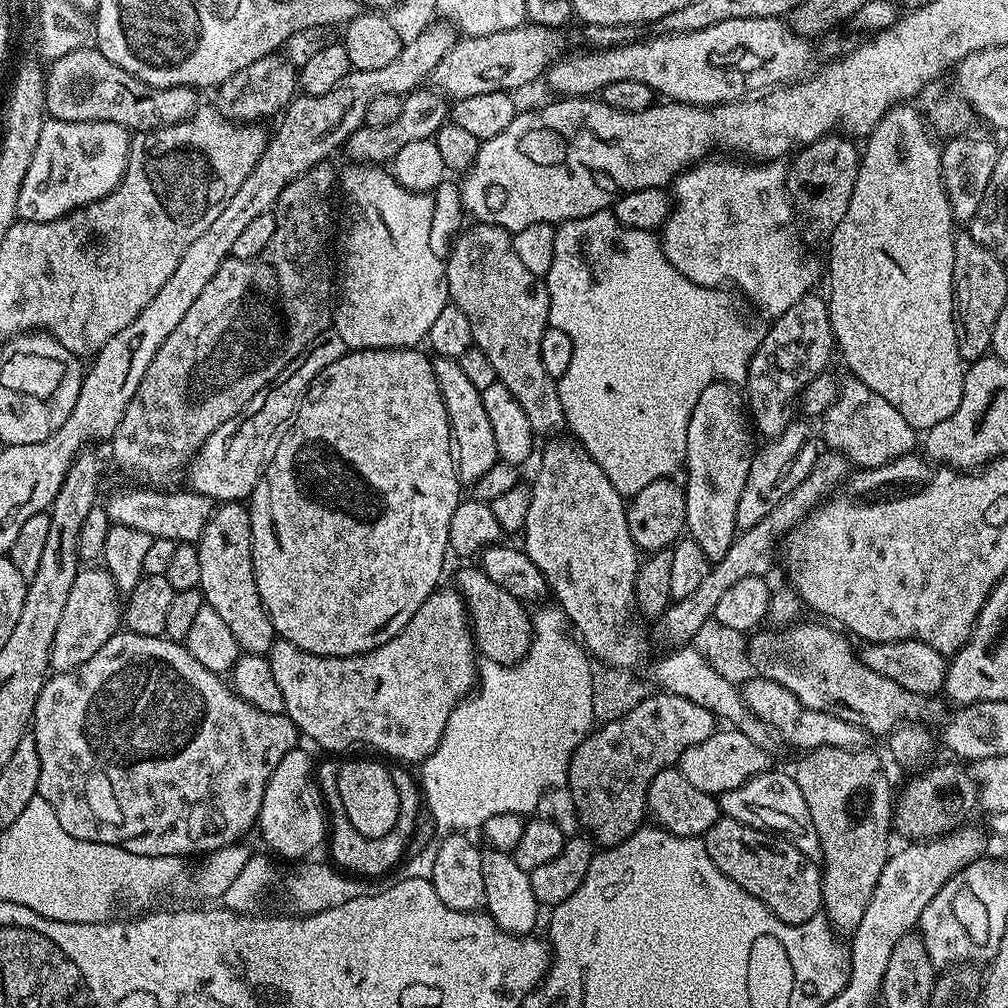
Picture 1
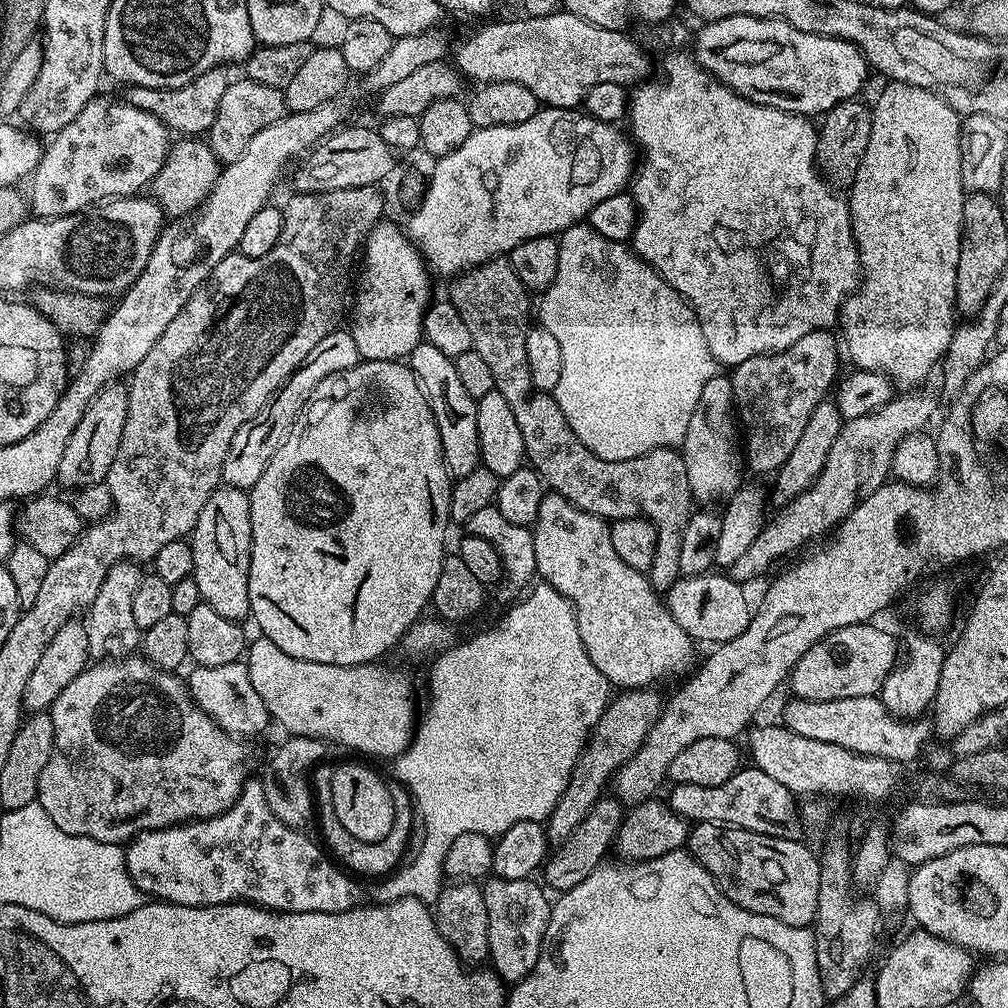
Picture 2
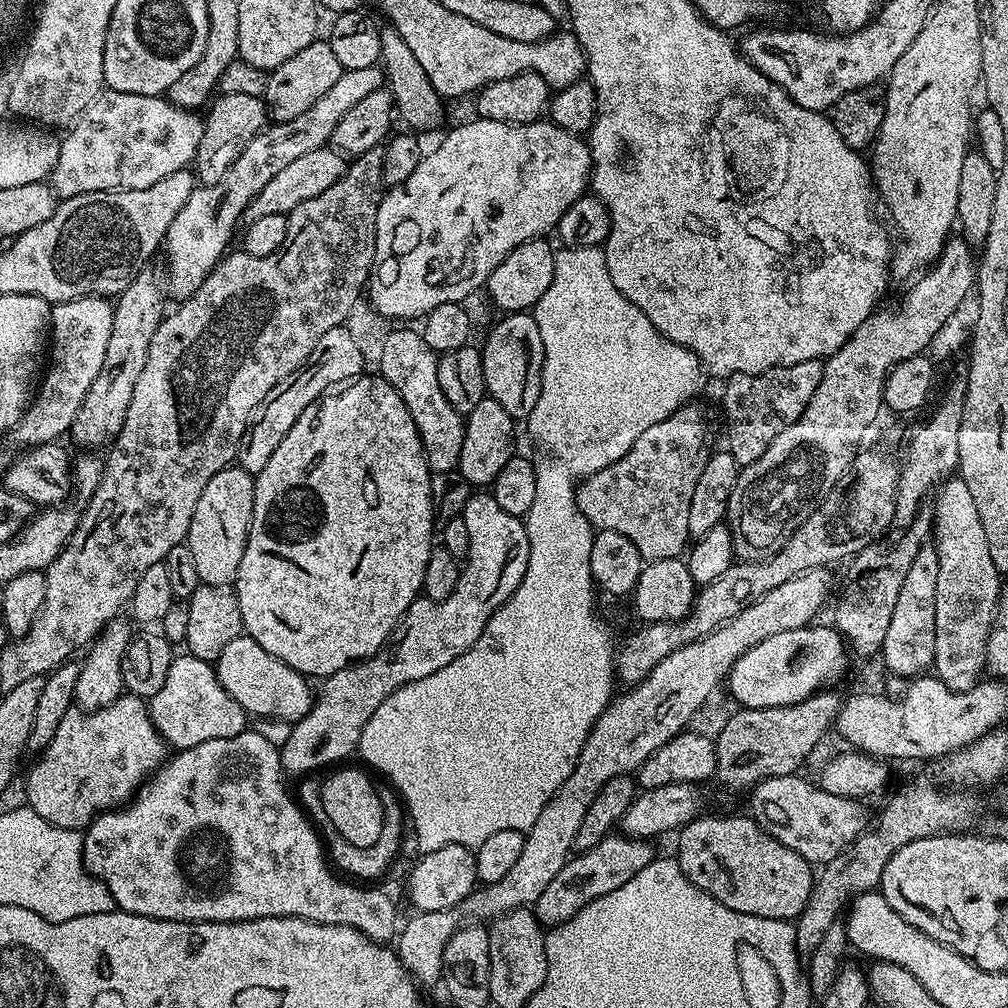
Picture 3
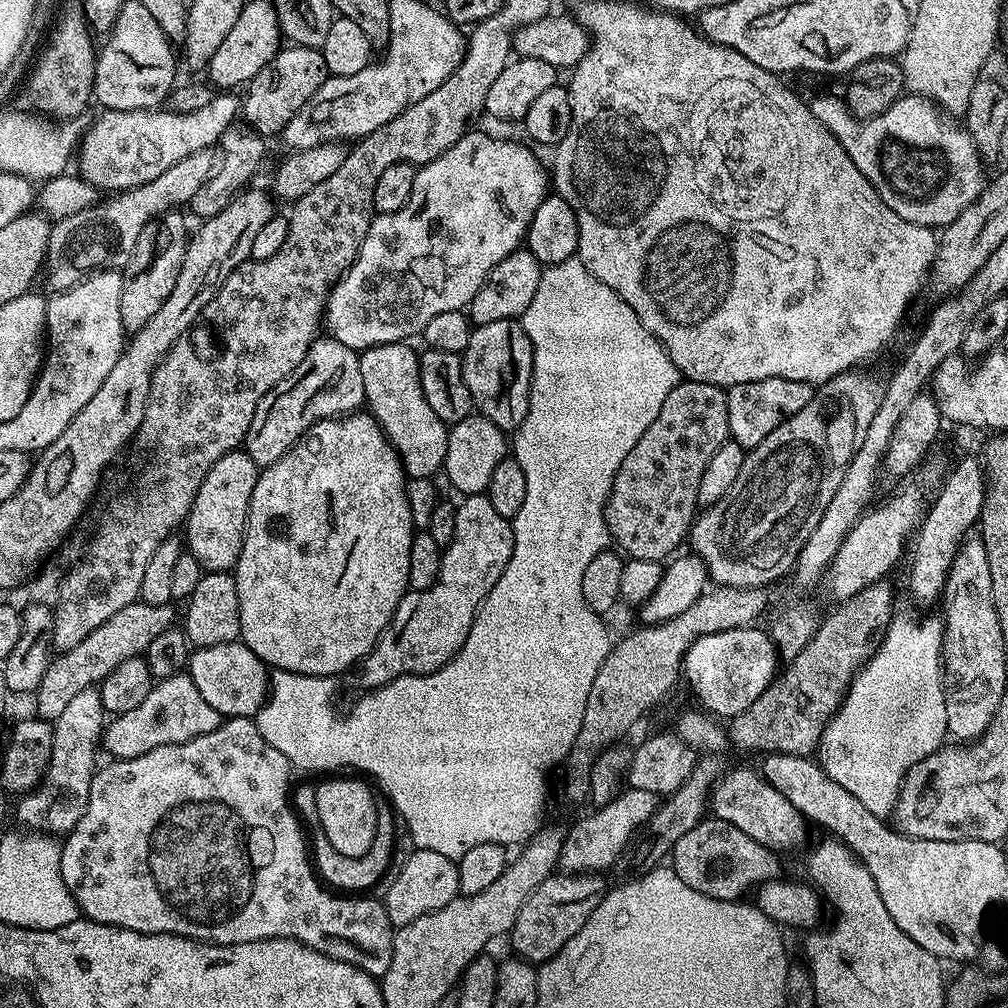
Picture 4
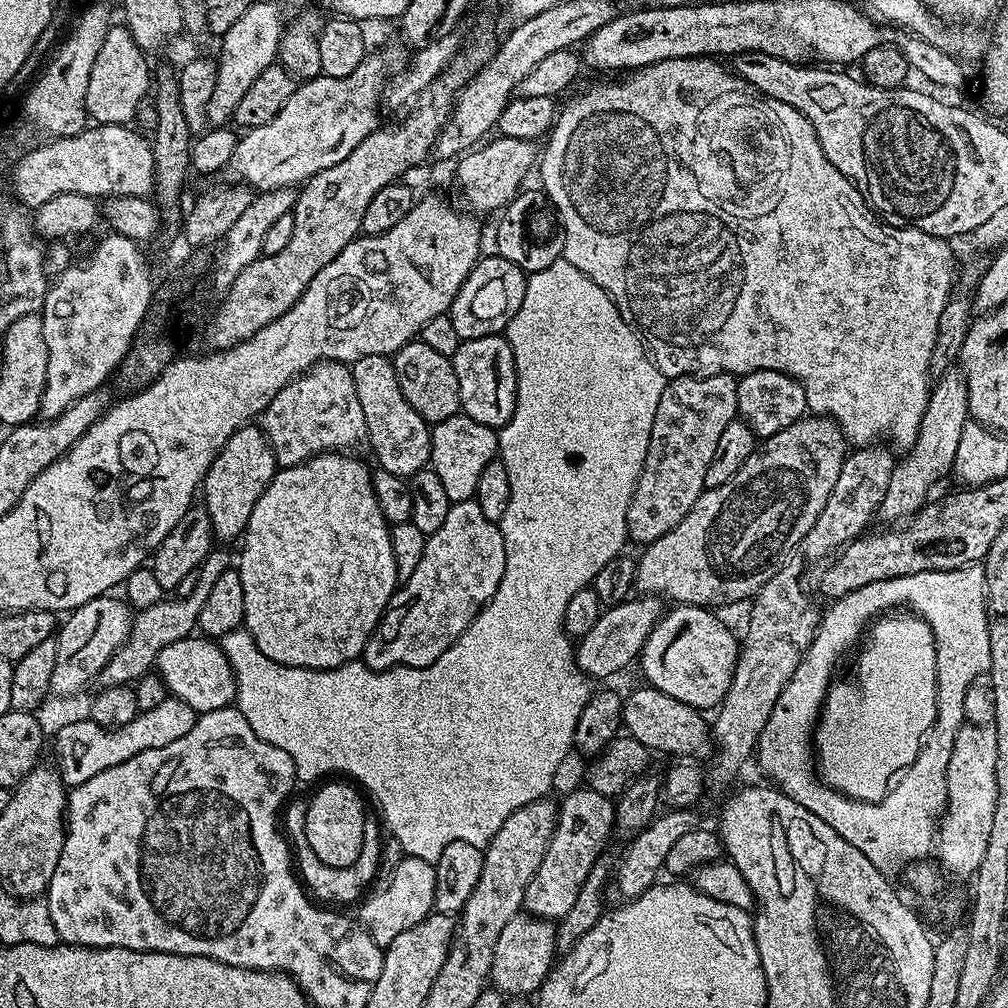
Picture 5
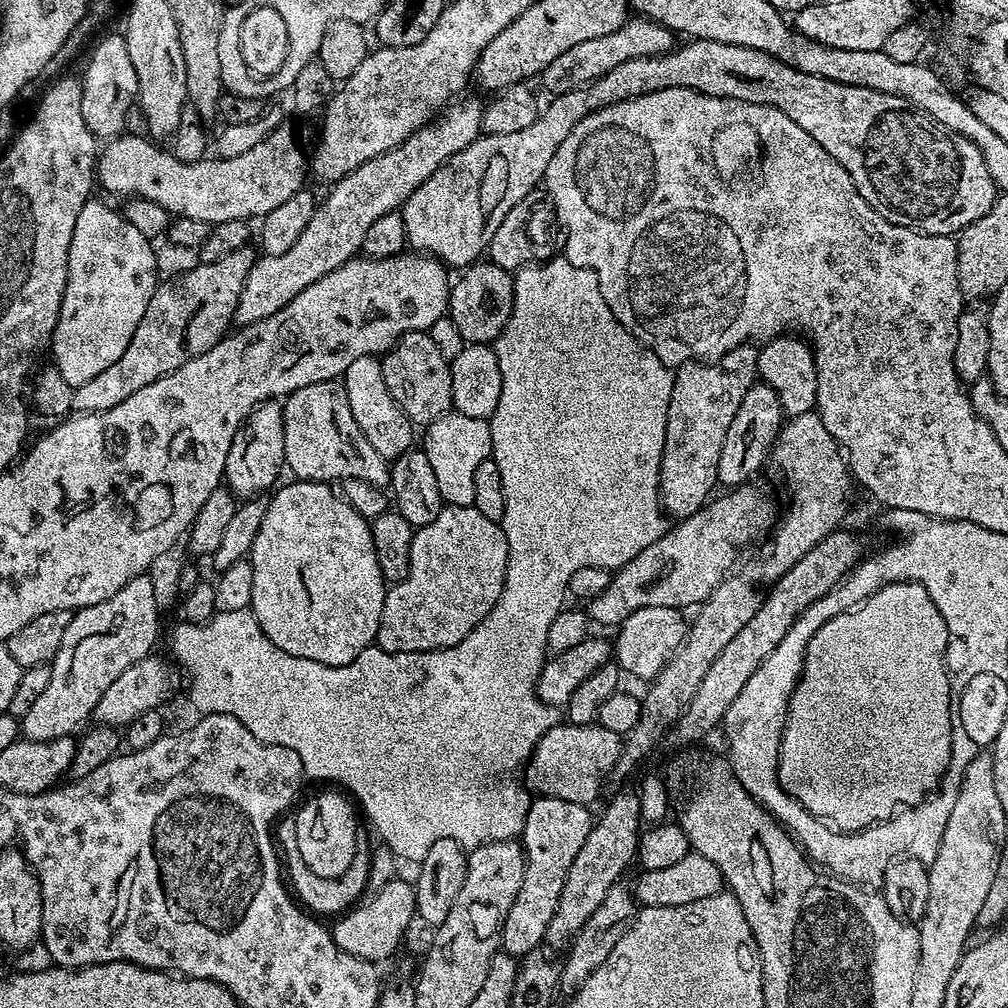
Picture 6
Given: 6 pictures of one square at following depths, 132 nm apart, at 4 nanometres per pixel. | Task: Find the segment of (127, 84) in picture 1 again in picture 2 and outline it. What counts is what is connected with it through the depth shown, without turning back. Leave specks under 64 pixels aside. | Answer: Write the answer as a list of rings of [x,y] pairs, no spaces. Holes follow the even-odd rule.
[[[235,63],[218,64],[209,72],[203,72],[198,78],[177,88],[129,87],[126,100],[127,103],[138,106],[138,110],[146,110],[150,114],[154,114],[154,118],[162,121],[173,133],[184,132],[180,134],[188,138],[196,138],[210,132],[214,126],[214,120],[218,116],[218,106],[221,105],[226,90],[229,90],[236,80],[241,79],[241,76],[241,69]]]

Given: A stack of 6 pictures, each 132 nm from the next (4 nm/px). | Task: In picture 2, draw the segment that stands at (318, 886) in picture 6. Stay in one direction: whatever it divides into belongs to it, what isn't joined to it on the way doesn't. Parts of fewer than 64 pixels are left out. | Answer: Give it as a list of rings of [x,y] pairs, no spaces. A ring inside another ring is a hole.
[[[325,766],[317,767],[315,771],[311,773],[310,783],[314,793],[314,812],[318,820],[320,816],[320,832],[324,835],[325,841],[323,840],[323,843],[326,845],[327,851],[331,853],[349,873],[355,874],[357,877],[387,877],[389,873],[401,863],[403,850],[407,846],[408,836],[411,833],[411,828],[414,823],[412,795],[408,793],[407,788],[405,788],[403,784],[399,782],[393,783],[391,789],[392,797],[394,798],[394,814],[396,817],[394,818],[394,826],[390,830],[390,834],[386,834],[386,838],[382,838],[378,842],[362,842],[358,838],[354,838],[354,834],[346,834],[342,822],[338,822],[338,814],[334,814],[334,802],[332,801],[333,769],[331,767],[324,767]]]

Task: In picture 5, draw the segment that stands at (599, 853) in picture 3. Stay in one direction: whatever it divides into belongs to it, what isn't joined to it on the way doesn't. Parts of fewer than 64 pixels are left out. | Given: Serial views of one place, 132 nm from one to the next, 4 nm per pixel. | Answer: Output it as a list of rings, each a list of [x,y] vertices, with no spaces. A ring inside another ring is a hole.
[[[521,914],[506,922],[498,942],[494,942],[491,987],[508,998],[528,998],[539,993],[541,984],[552,971],[557,957],[556,924],[548,918],[533,918]]]

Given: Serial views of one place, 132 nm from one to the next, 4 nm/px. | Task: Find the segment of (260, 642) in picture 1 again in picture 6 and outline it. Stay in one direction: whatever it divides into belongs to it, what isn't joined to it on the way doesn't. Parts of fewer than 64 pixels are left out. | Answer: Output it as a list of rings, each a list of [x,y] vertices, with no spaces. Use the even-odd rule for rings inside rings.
[[[267,400],[245,418],[238,434],[234,434],[230,454],[226,454],[223,483],[237,498],[259,496],[281,479],[280,468],[282,472],[284,467],[284,410],[276,400]]]

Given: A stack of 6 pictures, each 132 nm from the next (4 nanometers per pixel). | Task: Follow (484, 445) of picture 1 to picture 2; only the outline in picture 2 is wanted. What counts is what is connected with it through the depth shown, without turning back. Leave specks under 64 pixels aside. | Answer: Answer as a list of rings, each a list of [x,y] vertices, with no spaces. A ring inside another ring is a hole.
[[[421,342],[406,357],[406,363],[416,376],[426,402],[438,422],[438,438],[442,438],[442,458],[448,467],[448,475],[459,478],[470,474],[470,470],[481,467],[480,447],[478,446],[478,410],[477,400],[466,394],[453,357],[442,354],[435,346]]]

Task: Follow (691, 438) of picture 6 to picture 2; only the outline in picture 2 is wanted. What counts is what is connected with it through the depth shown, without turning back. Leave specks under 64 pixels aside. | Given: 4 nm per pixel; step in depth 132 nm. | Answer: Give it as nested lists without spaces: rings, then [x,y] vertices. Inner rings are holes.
[[[497,258],[495,260],[488,260],[484,264],[479,264],[476,268],[470,268],[466,272],[460,273],[451,281],[452,289],[446,292],[447,299],[452,301],[454,310],[458,310],[458,314],[462,314],[462,319],[466,321],[466,327],[470,329],[470,338],[472,339],[472,351],[482,354],[482,359],[485,360],[486,366],[490,369],[490,374],[494,374],[494,390],[498,394],[502,394],[502,398],[506,398],[506,402],[510,405],[510,410],[514,414],[514,419],[518,422],[518,431],[522,434],[522,442],[524,443],[524,454],[527,463],[531,467],[535,468],[539,474],[541,480],[551,491],[557,492],[559,496],[566,497],[569,502],[574,506],[578,506],[582,510],[586,510],[590,514],[600,516],[606,521],[625,520],[626,518],[634,518],[635,516],[641,516],[643,520],[649,520],[649,522],[656,528],[656,553],[652,559],[652,567],[650,569],[650,579],[652,587],[657,592],[664,594],[667,593],[669,588],[672,588],[676,584],[677,580],[681,579],[682,573],[678,566],[678,557],[680,547],[682,546],[682,530],[686,530],[686,522],[692,517],[694,511],[694,501],[692,499],[692,491],[690,490],[690,482],[686,478],[686,462],[683,455],[676,448],[655,448],[650,450],[646,454],[642,454],[638,458],[626,458],[625,460],[603,460],[598,458],[591,452],[588,447],[578,438],[578,434],[574,434],[574,430],[570,430],[570,422],[566,422],[566,414],[562,414],[561,408],[558,406],[558,402],[552,395],[547,392],[538,392],[536,387],[532,384],[530,378],[530,366],[526,362],[526,334],[530,327],[530,321],[528,321],[528,315],[533,315],[534,304],[530,299],[530,293],[525,284],[523,284],[518,278],[518,274],[514,274],[511,263],[507,259]]]

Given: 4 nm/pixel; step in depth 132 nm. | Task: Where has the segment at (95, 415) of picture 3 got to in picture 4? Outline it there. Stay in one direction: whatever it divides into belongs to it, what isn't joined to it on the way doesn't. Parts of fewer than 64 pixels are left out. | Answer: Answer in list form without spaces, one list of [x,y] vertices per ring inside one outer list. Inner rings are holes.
[[[169,210],[154,216],[138,236],[134,254],[129,258],[122,275],[122,320],[129,333],[136,333],[162,310],[162,302],[170,298],[170,290],[178,283],[183,259],[190,239],[190,229],[180,210]]]

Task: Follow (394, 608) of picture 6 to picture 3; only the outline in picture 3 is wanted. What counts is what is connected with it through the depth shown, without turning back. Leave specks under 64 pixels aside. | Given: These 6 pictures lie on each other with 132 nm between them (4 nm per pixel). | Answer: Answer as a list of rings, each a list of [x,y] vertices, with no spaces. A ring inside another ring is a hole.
[[[477,491],[466,502],[463,510],[464,525],[468,535],[468,555],[460,568],[460,576],[456,580],[456,588],[444,600],[418,598],[409,606],[407,614],[397,624],[387,644],[379,648],[367,660],[350,664],[338,670],[333,676],[323,677],[321,688],[315,697],[312,709],[300,720],[295,721],[288,729],[286,742],[279,745],[280,761],[285,773],[296,775],[312,774],[315,768],[323,764],[335,765],[344,762],[348,755],[355,753],[360,747],[362,730],[366,722],[370,722],[370,714],[394,694],[402,686],[410,682],[418,682],[418,678],[426,678],[426,674],[434,674],[434,670],[442,670],[442,666],[450,666],[454,658],[466,654],[474,642],[486,630],[486,622],[500,607],[507,602],[510,594],[518,590],[522,578],[526,574],[526,566],[530,562],[530,542],[528,541],[528,525],[521,517],[506,514],[498,502],[494,502],[491,491]]]

